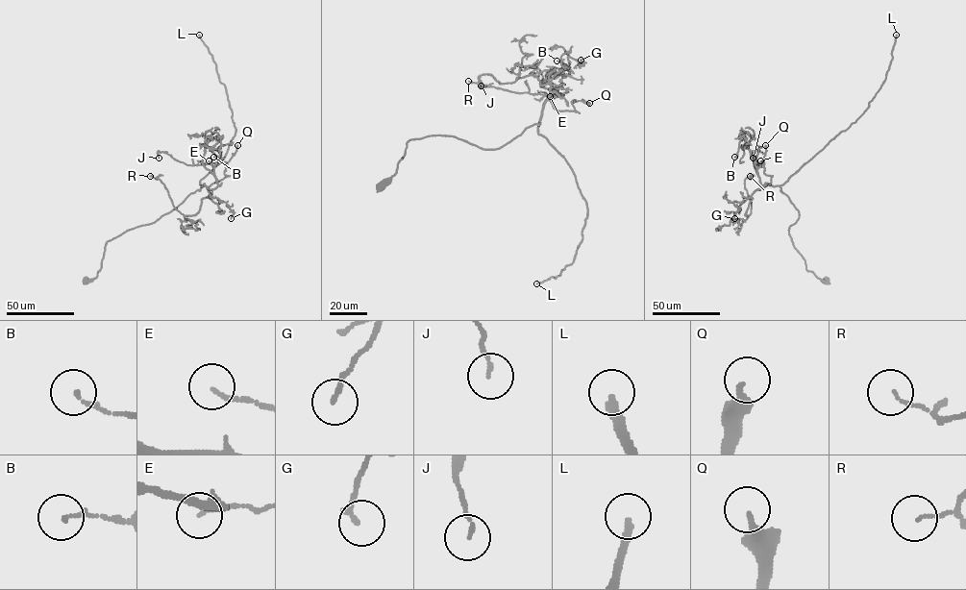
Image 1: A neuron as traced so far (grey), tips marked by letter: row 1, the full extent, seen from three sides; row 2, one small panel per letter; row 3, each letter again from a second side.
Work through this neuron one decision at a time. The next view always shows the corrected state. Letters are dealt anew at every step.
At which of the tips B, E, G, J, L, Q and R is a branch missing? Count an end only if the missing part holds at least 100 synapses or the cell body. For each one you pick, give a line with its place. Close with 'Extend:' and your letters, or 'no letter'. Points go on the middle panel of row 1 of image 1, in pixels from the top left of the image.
L: (536, 283)
Extend: L

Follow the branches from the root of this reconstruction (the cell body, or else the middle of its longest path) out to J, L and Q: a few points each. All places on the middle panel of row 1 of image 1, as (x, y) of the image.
J: (381, 187), (409, 139), (449, 135), (499, 148), (540, 123), (553, 92), (562, 97), (481, 86)
L: (381, 187), (409, 139), (497, 149), (539, 122), (587, 217), (573, 262), (536, 283)
Q: (381, 187), (409, 139), (454, 135), (497, 149), (539, 124), (547, 100), (559, 110), (589, 103)

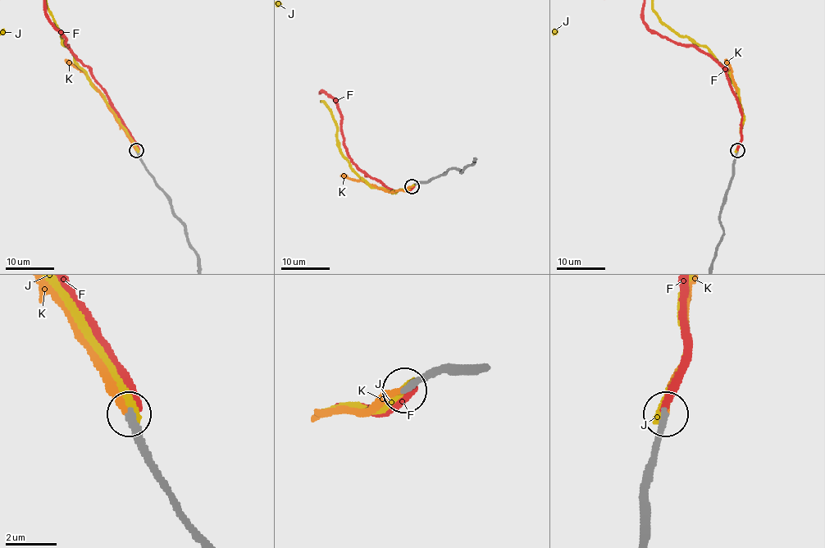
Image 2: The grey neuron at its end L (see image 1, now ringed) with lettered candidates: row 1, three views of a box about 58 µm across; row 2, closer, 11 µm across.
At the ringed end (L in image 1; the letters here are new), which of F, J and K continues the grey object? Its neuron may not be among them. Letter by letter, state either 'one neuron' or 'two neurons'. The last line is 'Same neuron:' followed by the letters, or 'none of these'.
F: two neurons
J: two neurons
K: one neuron
Same neuron: K

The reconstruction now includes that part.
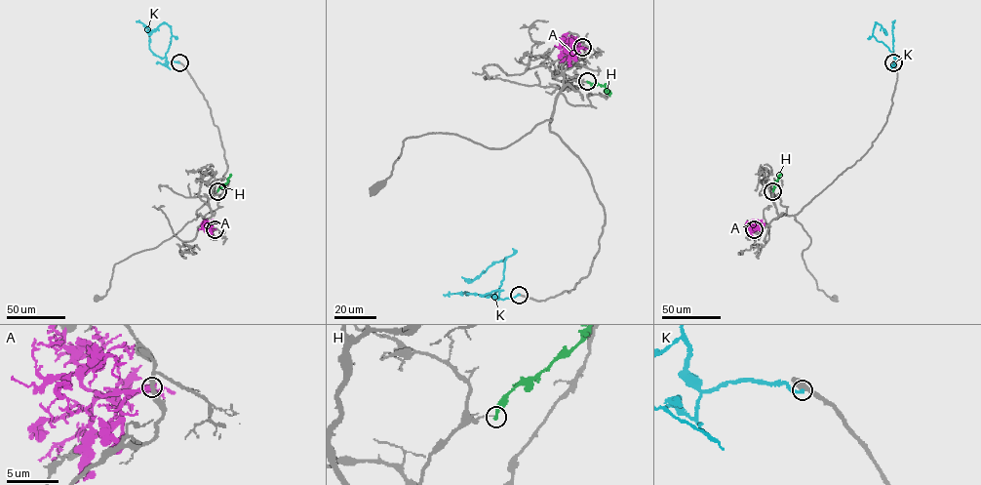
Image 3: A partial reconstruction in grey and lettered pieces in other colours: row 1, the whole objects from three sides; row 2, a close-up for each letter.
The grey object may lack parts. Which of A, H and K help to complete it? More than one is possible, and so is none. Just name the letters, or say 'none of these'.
none of these

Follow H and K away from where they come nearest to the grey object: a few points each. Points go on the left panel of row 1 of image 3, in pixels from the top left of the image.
H: (217, 191), (230, 174)
K: (179, 62), (166, 60), (171, 27), (162, 23), (151, 33), (146, 30)

